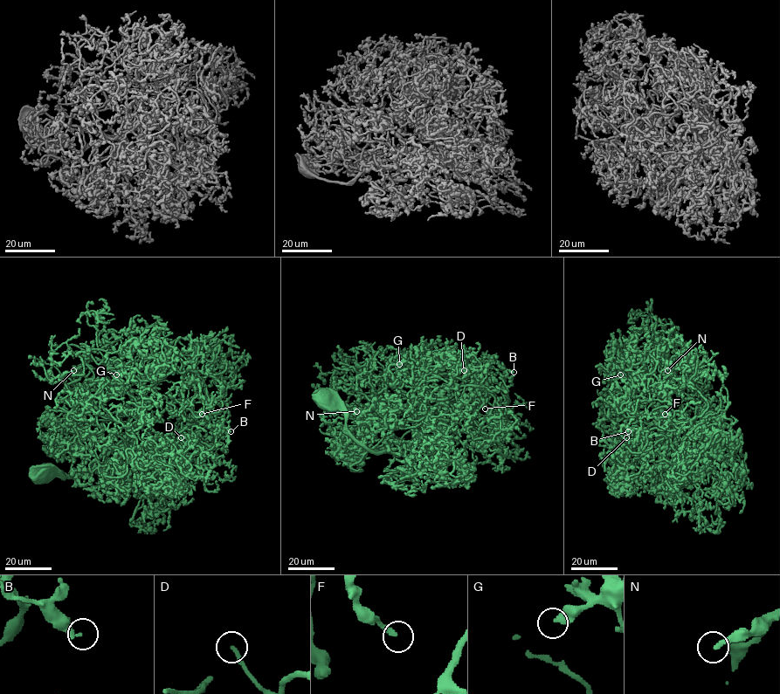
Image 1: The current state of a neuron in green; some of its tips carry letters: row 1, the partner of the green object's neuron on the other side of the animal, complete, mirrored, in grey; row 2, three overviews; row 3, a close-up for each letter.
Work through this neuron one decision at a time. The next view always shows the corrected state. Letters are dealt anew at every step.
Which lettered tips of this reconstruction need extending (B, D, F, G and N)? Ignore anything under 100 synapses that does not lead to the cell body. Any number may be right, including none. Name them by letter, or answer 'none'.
D

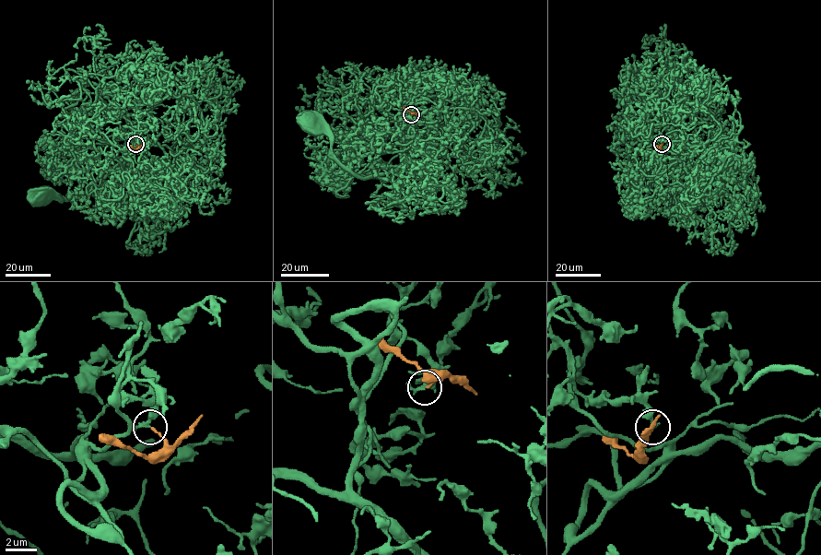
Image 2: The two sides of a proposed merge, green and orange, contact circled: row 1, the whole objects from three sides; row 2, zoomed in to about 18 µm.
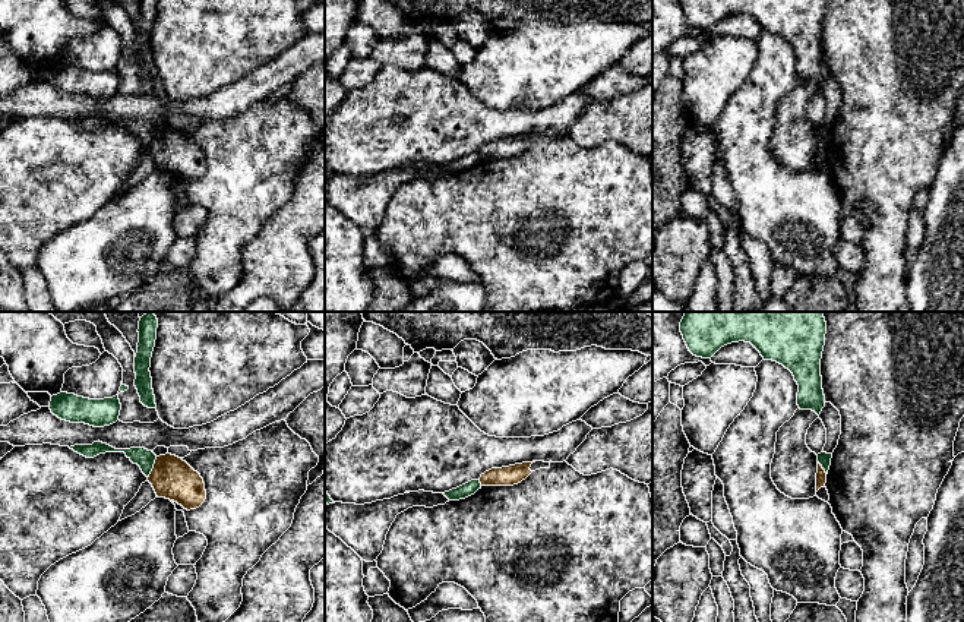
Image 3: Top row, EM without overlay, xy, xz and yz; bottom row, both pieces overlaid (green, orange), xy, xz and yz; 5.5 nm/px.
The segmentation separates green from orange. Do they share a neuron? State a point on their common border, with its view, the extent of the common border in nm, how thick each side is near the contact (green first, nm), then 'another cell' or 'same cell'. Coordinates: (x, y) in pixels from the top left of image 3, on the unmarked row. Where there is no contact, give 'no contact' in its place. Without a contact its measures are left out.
meets green in xy at (152, 139); contact 130 nm long; 100 nm thick on the green side, 240 nm on the other; another cell

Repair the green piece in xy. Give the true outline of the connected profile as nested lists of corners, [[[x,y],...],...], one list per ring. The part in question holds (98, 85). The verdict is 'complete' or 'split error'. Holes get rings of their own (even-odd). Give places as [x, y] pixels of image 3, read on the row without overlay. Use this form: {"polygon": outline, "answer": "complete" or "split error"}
{"polygon": [[[60,64],[51,69],[48,79],[61,92],[85,95],[94,100],[116,95],[121,82],[118,66],[113,70],[89,72],[75,66]]], "answer": "complete"}

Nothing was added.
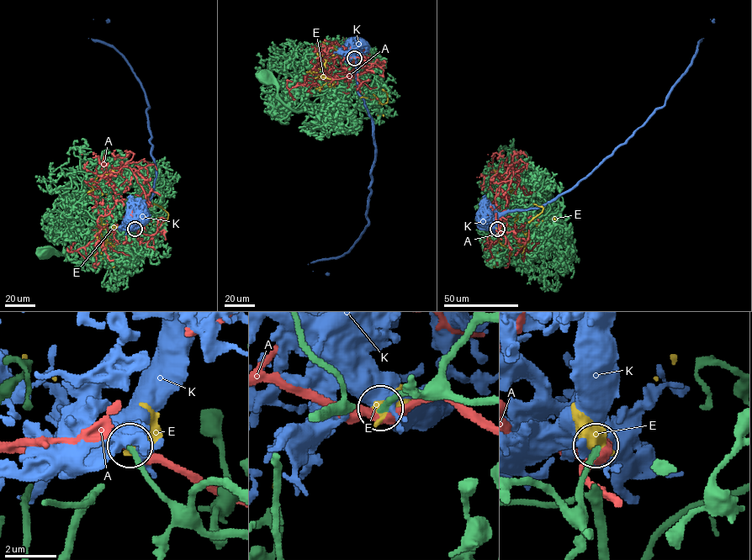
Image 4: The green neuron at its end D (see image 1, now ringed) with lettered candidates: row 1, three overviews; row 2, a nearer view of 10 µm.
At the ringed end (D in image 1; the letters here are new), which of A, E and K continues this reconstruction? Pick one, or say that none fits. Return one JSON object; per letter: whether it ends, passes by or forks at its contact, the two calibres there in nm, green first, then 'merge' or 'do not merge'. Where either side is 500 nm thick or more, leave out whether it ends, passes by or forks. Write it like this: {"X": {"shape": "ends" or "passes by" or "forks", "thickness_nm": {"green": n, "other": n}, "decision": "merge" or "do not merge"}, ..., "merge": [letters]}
{"A": {"shape": "passes by", "thickness_nm": {"green": 240, "other": 340}, "decision": "do not merge"}, "E": {"thickness_nm": {"green": 240, "other": 750}, "decision": "do not merge"}, "K": {"shape": "ends", "thickness_nm": {"green": 280, "other": 440}, "decision": "do not merge"}, "merge": []}

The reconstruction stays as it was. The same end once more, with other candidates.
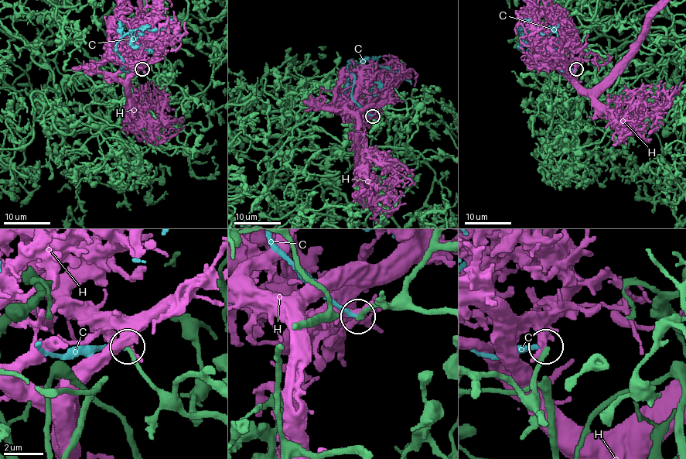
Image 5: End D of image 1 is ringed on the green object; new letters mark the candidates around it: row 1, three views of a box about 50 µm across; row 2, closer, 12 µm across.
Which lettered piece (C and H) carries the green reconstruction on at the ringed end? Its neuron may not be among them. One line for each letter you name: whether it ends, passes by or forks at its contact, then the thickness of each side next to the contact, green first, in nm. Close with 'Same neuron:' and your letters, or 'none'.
C: it ends there; 240 nm thick on the green side, 200 nm on the other
Same neuron: C

